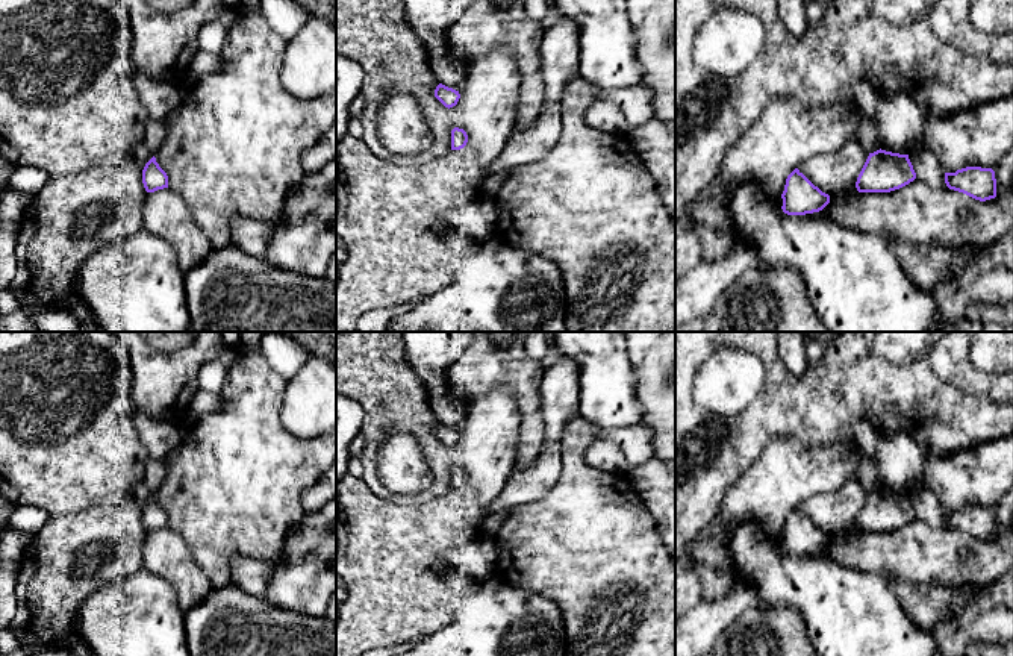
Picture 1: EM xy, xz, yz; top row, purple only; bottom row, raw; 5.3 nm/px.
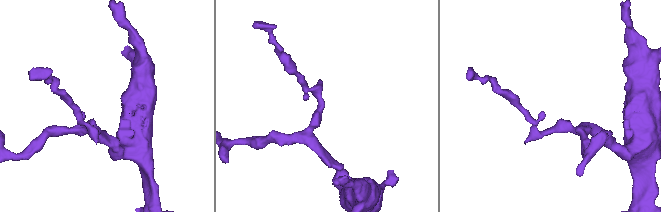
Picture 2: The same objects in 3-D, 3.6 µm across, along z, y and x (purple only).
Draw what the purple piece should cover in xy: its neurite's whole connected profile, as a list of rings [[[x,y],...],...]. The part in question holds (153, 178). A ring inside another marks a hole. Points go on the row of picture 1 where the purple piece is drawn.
[[[153,156],[142,170],[142,183],[147,192],[168,188],[168,176]]]

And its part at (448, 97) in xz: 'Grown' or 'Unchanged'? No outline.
Unchanged

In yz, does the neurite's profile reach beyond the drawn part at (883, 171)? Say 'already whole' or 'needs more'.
already whole

